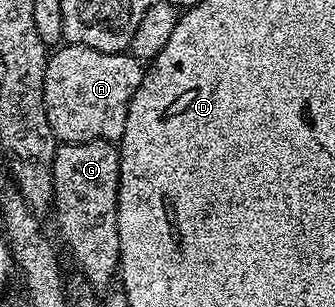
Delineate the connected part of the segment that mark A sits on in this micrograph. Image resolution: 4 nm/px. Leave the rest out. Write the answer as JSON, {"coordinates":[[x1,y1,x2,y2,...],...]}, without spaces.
{"coordinates":[[79,43,59,46,47,58,44,73,44,105,48,113,48,125,52,125,54,136,62,143,121,139,124,133,124,121,128,121,128,105,136,89,140,89,143,74,143,64,129,53,100,53]]}

